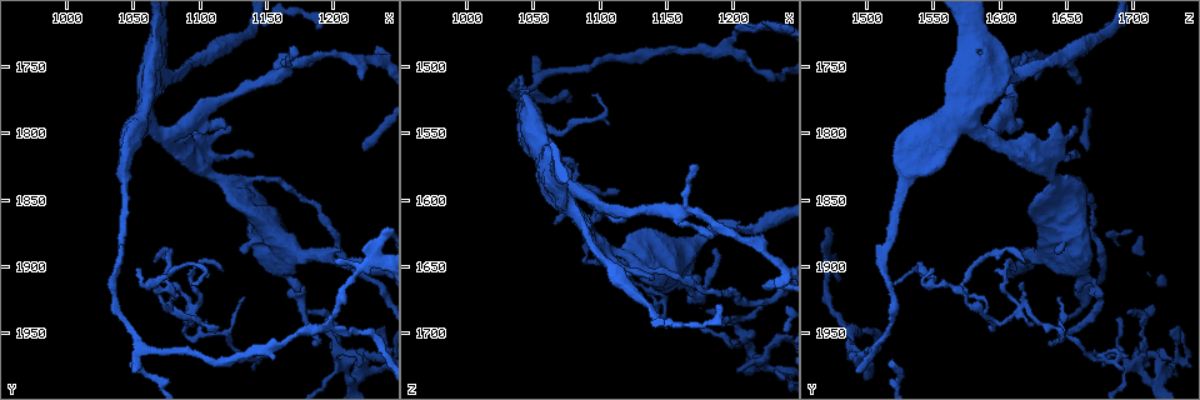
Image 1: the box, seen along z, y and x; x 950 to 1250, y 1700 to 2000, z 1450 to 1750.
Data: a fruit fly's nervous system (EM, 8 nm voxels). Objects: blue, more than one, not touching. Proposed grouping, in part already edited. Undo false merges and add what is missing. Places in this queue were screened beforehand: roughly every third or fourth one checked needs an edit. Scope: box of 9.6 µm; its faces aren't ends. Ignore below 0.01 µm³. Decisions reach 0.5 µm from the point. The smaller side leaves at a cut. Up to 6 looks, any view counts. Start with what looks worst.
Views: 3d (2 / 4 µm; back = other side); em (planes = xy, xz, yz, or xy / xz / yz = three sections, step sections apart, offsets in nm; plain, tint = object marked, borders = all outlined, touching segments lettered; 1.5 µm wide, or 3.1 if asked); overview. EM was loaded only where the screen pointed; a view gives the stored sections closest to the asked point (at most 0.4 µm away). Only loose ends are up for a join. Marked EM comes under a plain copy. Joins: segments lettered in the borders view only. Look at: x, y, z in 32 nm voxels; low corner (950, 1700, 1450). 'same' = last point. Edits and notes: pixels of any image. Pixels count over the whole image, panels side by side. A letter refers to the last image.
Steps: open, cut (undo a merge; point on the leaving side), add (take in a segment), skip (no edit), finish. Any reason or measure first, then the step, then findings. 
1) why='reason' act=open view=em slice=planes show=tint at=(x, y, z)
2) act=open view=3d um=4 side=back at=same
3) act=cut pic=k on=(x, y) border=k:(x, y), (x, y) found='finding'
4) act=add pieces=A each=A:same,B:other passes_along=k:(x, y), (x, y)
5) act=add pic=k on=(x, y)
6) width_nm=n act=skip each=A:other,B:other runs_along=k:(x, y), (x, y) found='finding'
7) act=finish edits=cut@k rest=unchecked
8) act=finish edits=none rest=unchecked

why='small branch off a trunk' act=open view=em slice=planes show=borders at=(1136, 1846, 1654)

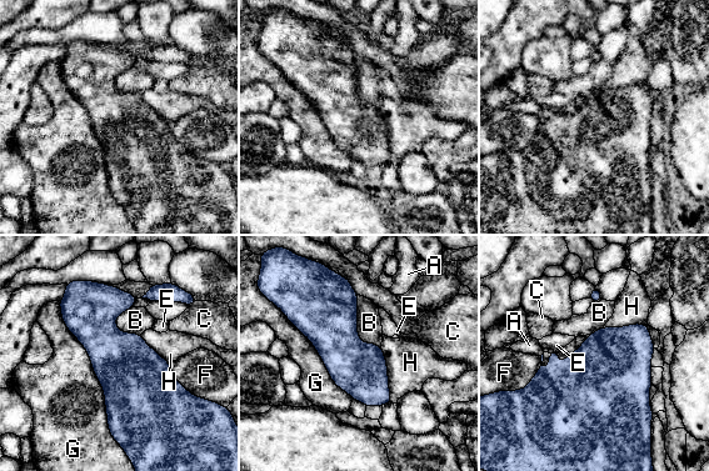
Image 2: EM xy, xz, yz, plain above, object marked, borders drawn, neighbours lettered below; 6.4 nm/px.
longest_contact=G:1000nm act=skip each=A:other,B:other,C:other,E:other,F:other,G:other,H:other found='one neuron here'

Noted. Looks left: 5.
why='three-way junction' act=open view=em slice=planes show=borders at=(1096, 1938, 1606)

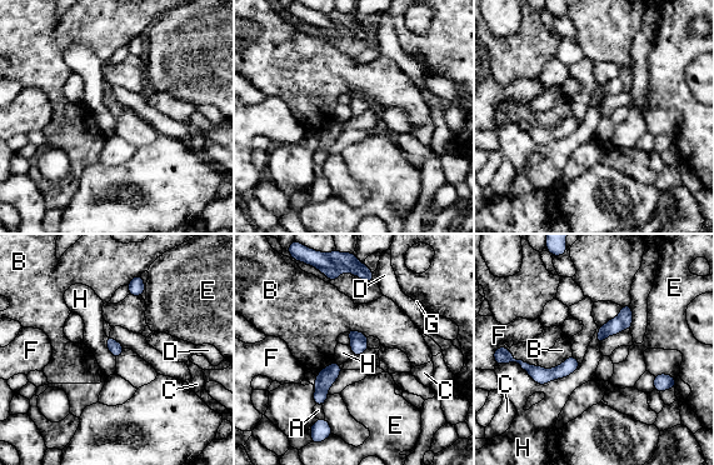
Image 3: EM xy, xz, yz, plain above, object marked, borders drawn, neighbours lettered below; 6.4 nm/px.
longest_contact=H:550nm act=cut pic=3 on=(625, 314) each=A:other,B:other,C:other,D:other,E:other,F:other,G:other,H:other border=3:(619, 316), (624, 328) found='two neurons meet here'

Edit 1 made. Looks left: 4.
act=open view=overview

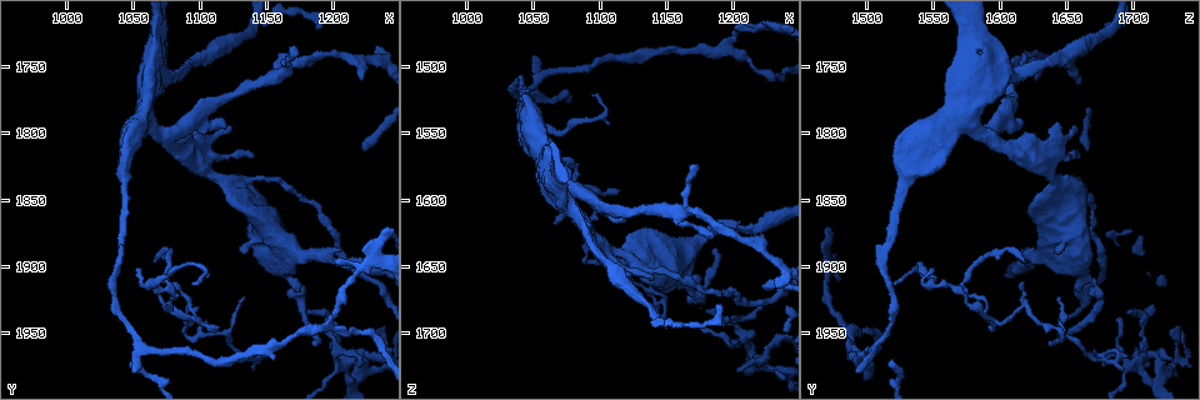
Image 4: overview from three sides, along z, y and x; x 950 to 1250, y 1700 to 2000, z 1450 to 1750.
why='abrupt turn' act=open view=em slice=xy step=4 show=tint at=(1048, 1814, 1532)

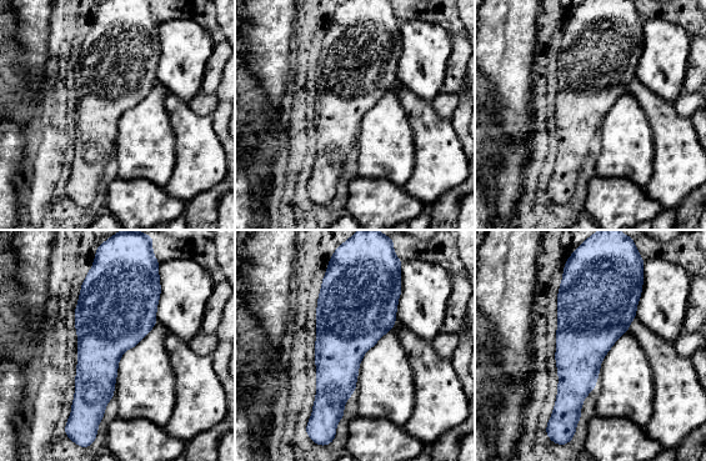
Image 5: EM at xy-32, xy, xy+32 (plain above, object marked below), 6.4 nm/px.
act=open view=em slice=planes show=borders at=same

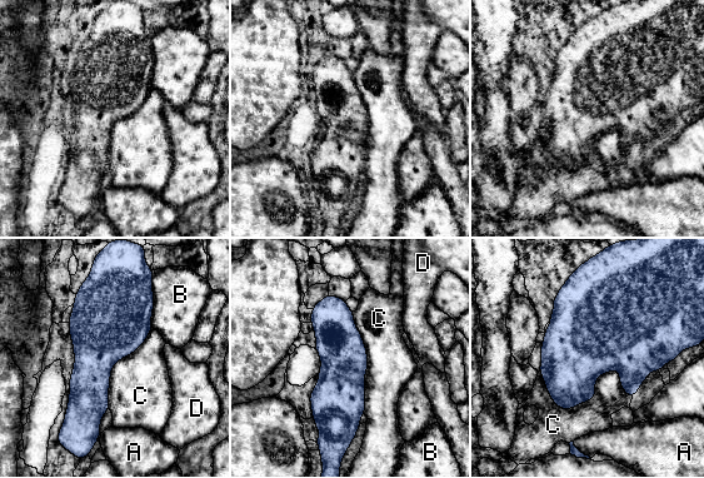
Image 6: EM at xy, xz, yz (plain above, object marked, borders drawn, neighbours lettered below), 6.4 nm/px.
act=skip each=A:other,B:other,C:other,D:other border=6:(539, 372), (632, 397) found='continuous, no second neuron'

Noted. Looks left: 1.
act=finish edits=cut@3 rest=unchecked

